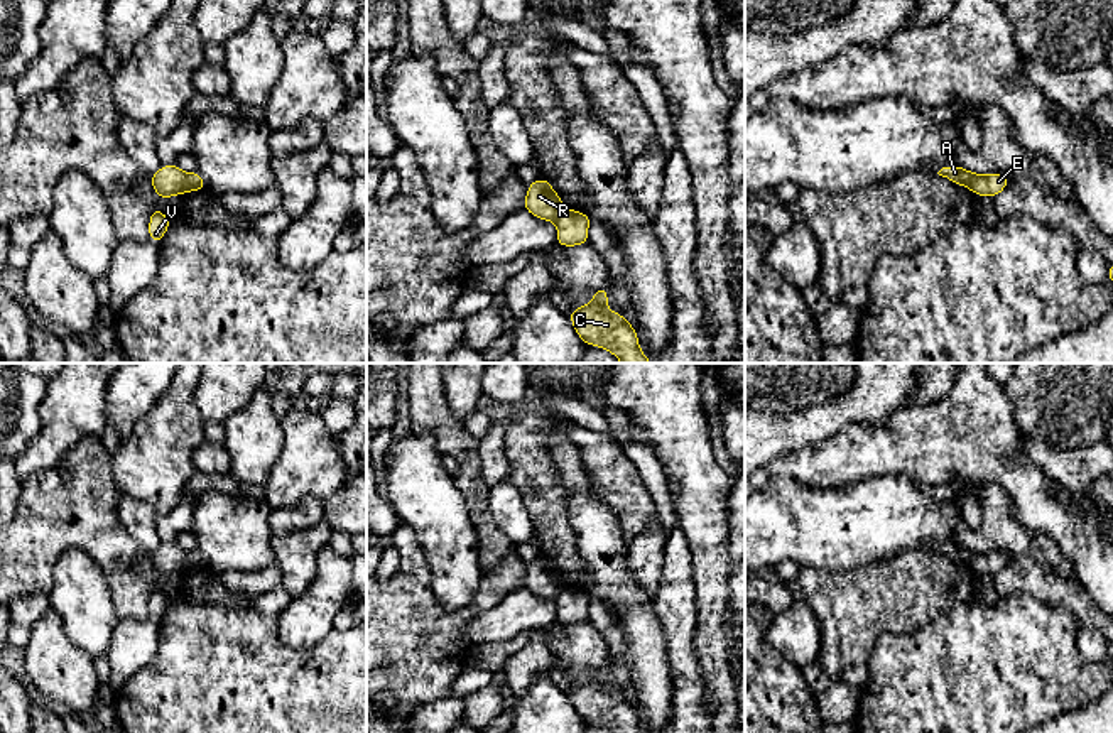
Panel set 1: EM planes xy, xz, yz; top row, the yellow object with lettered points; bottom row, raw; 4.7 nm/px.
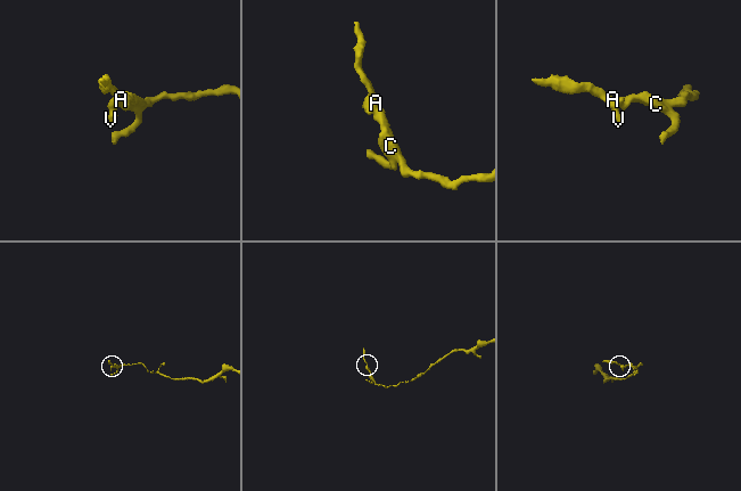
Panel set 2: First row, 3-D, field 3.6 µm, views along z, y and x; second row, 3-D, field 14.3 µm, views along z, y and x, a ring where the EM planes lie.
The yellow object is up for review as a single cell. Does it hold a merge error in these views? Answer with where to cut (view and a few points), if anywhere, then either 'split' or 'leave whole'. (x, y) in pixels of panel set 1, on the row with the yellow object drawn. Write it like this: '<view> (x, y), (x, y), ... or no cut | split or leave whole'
xy (188, 174), (181, 191) | split

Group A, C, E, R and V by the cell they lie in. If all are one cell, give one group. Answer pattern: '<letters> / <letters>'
A R V / C E

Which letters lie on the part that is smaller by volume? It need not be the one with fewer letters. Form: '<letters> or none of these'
A, R, V

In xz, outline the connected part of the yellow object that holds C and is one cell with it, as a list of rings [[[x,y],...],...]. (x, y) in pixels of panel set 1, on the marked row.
[[[605,285],[589,304],[569,311],[578,336],[584,345],[608,350],[622,363],[652,363],[640,350],[635,328],[620,312],[608,309],[608,294]]]

